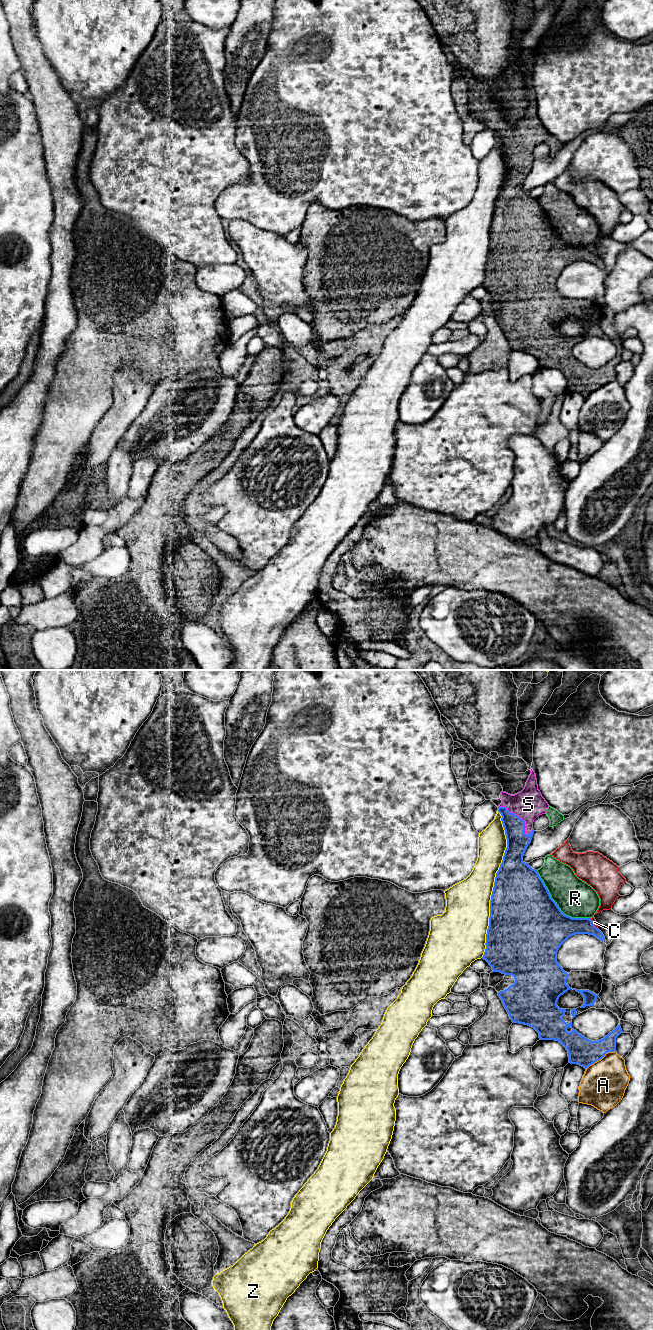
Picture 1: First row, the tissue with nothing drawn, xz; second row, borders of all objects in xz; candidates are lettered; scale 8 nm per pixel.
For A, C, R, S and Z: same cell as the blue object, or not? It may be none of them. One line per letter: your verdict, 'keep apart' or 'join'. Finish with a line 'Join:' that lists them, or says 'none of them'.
A: keep apart
C: keep apart
R: keep apart
S: join
Z: keep apart
Join: S

